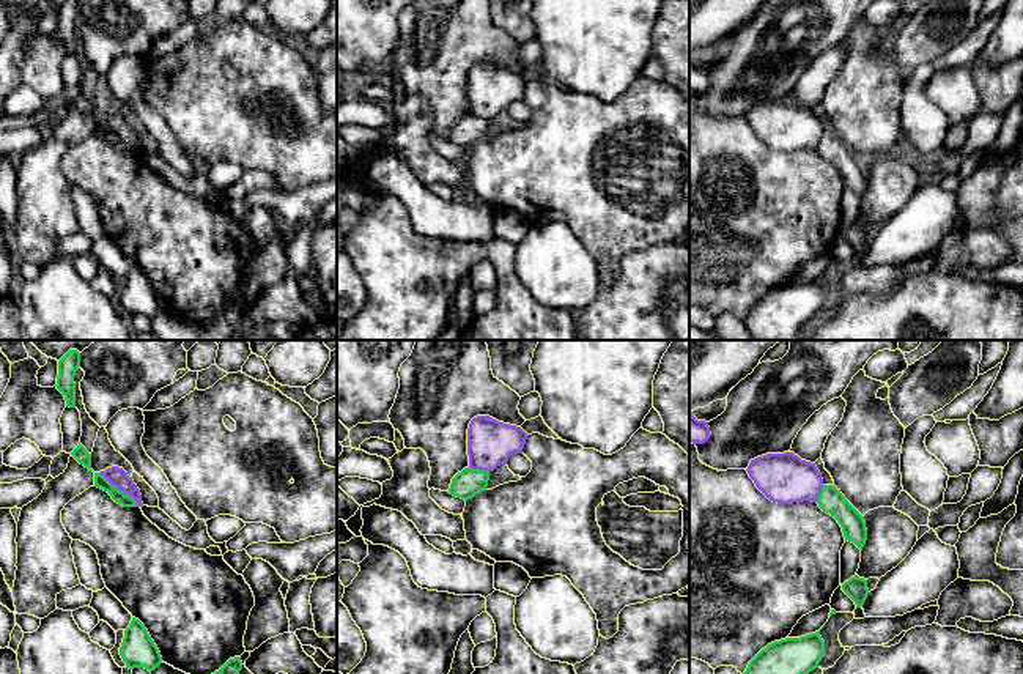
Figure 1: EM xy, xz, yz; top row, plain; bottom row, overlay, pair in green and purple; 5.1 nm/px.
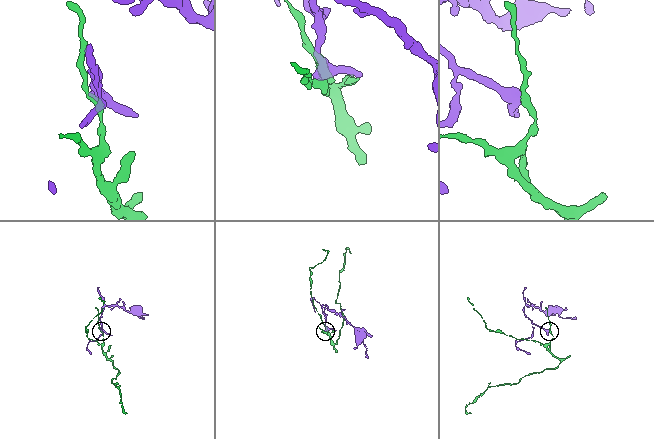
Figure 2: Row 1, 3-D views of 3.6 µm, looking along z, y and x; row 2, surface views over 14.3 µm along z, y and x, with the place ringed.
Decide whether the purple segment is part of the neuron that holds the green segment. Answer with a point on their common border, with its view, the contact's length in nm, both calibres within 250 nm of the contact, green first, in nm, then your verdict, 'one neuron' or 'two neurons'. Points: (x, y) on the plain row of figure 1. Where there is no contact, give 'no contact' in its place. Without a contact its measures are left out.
meets green in xy at (117, 136); contact 280 nm long; 70 nm thick on the green side, 100 nm on the other; two neurons

